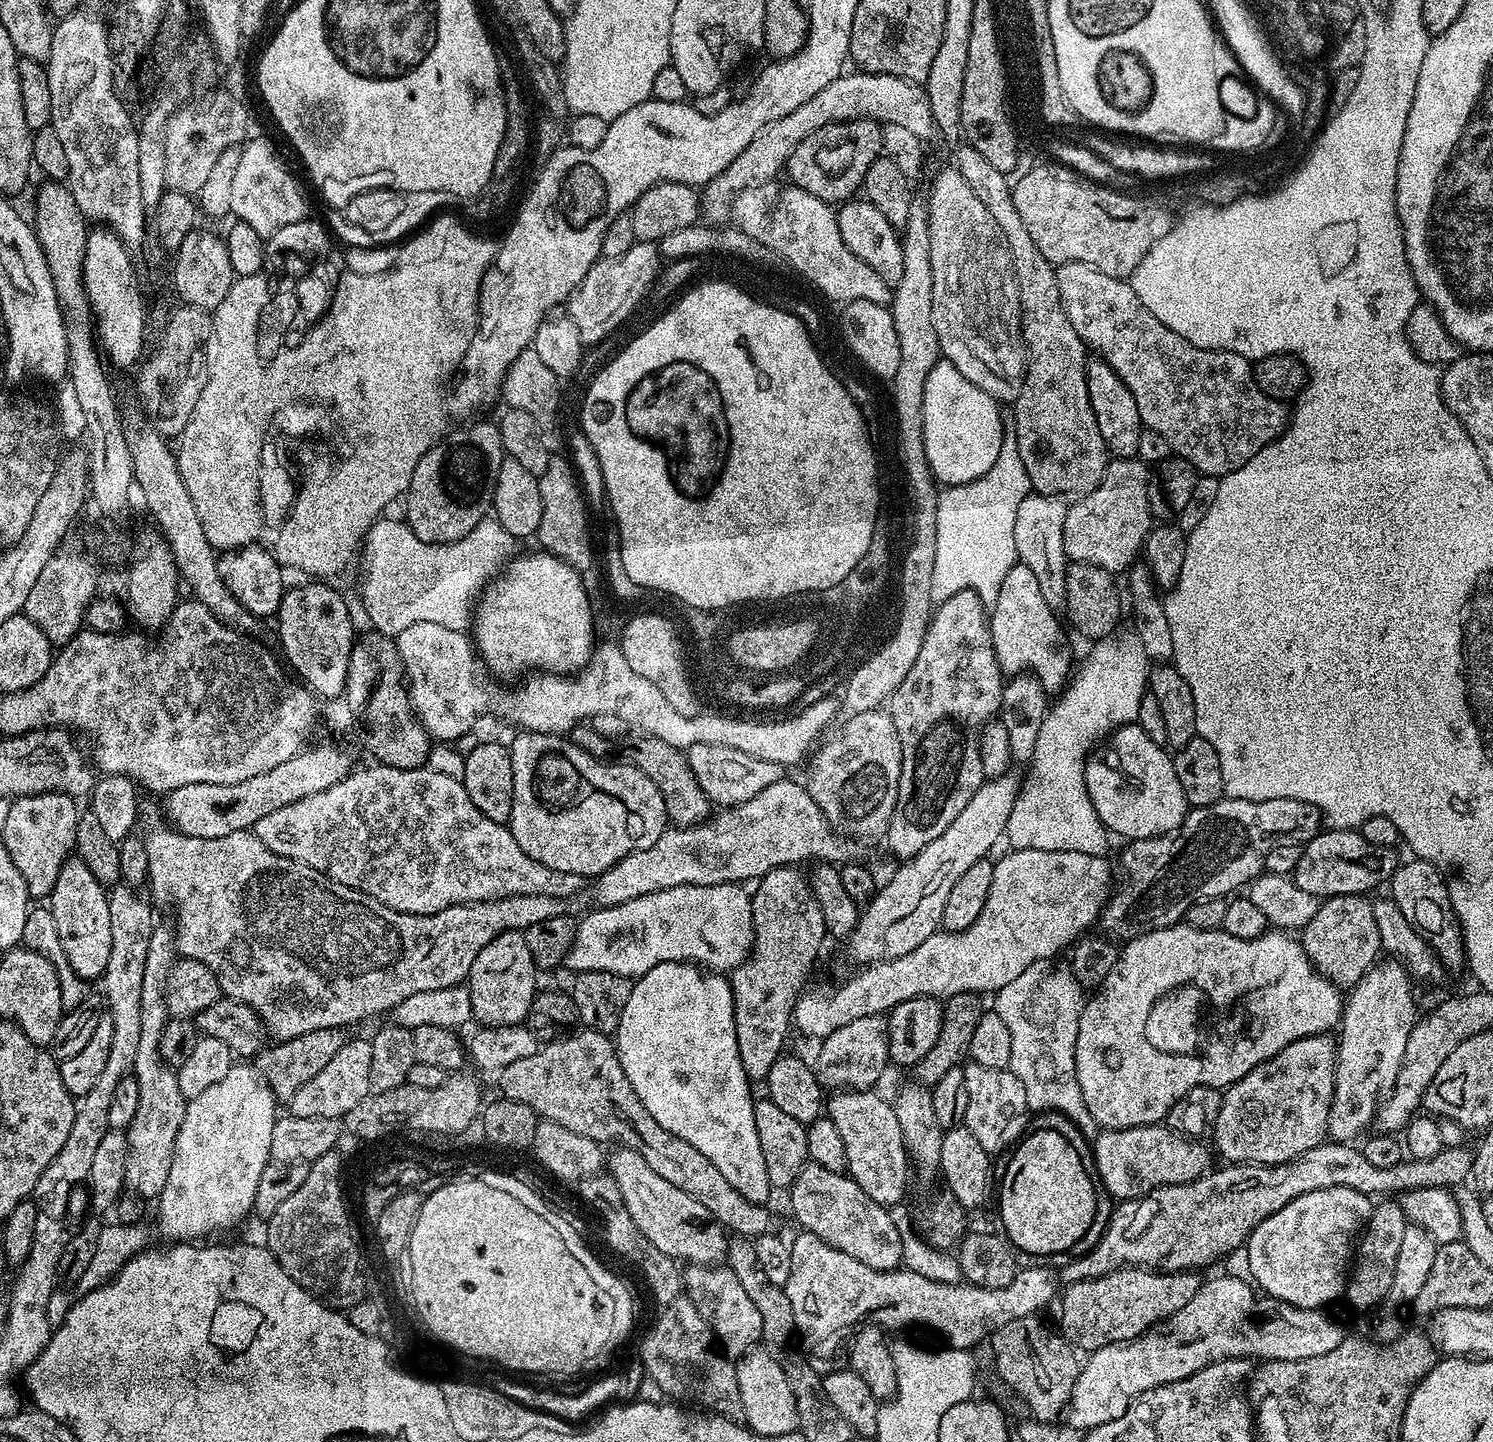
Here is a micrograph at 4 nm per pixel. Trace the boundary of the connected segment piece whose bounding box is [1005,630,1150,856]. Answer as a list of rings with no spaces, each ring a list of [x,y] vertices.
[[[1127,631],[1093,643],[1092,653],[1071,677],[1061,700],[1049,707],[1038,732],[1030,774],[1007,822],[1005,837],[1014,850],[1077,850],[1095,856],[1108,850],[1110,836],[1086,788],[1085,766],[1092,743],[1099,736],[1107,737],[1117,728],[1138,721],[1138,706],[1148,692],[1148,655],[1135,631]]]

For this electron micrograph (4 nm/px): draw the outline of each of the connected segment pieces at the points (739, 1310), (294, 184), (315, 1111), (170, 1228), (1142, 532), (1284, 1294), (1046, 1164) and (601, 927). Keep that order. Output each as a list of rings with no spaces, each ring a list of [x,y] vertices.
[[[688,1266],[683,1269],[683,1291],[688,1300],[694,1302],[698,1314],[706,1318],[712,1327],[719,1347],[729,1357],[739,1358],[745,1352],[755,1349],[762,1340],[762,1317],[758,1314],[758,1306],[754,1306],[746,1289],[738,1283],[738,1278],[726,1266]]]
[[[264,136],[251,140],[240,148],[230,193],[230,213],[267,238],[282,230],[282,226],[305,219],[309,215],[308,200],[287,162],[276,153],[275,146]]]
[[[349,1039],[342,1046],[342,1050],[338,1050],[338,1054],[334,1054],[334,1058],[330,1058],[330,1062],[326,1062],[326,1066],[322,1066],[322,1070],[318,1070],[318,1074],[314,1074],[310,1082],[306,1082],[306,1086],[302,1086],[294,1093],[290,1101],[291,1115],[298,1118],[328,1118],[339,1121],[347,1112],[354,1110],[354,1106],[358,1106],[358,1102],[362,1102],[362,1098],[366,1098],[372,1091],[371,1057],[371,1039]]]
[[[248,1062],[233,1063],[219,1082],[187,1101],[182,1130],[178,1130],[178,1142],[174,1142],[174,1158],[170,1158],[170,1175],[158,1197],[160,1209],[156,1212],[156,1224],[168,1239],[165,1241],[199,1241],[199,1236],[208,1236],[223,1224],[234,1224],[253,1211],[258,1182],[265,1179],[270,1164],[271,1139],[278,1117],[276,1107],[278,1101],[270,1086]]]
[[[1139,458],[1109,459],[1098,486],[1086,498],[1067,505],[1062,538],[1069,561],[1093,564],[1113,574],[1127,573],[1143,553],[1146,538],[1154,527],[1148,497],[1149,465]]]
[[[1334,1186],[1330,1190],[1310,1190],[1310,1194],[1302,1194],[1298,1198],[1291,1200],[1286,1206],[1282,1206],[1282,1210],[1278,1210],[1274,1214],[1267,1216],[1256,1229],[1248,1236],[1246,1245],[1250,1254],[1250,1274],[1254,1281],[1255,1287],[1261,1293],[1267,1294],[1271,1299],[1281,1300],[1287,1304],[1293,1304],[1299,1308],[1322,1308],[1332,1306],[1336,1299],[1343,1297],[1346,1292],[1346,1285],[1350,1275],[1350,1261],[1354,1256],[1354,1236],[1352,1240],[1352,1232],[1355,1234],[1363,1233],[1365,1224],[1368,1223],[1370,1214],[1374,1207],[1373,1197],[1362,1194],[1358,1190],[1350,1190],[1346,1186]]]
[[[1040,1128],[1037,1132],[1031,1132],[1011,1149],[1007,1157],[1008,1165],[1004,1168],[1004,1177],[1001,1180],[999,1177],[1000,1224],[1004,1227],[1003,1235],[1013,1249],[1021,1253],[1029,1252],[1032,1256],[1056,1256],[1059,1252],[1067,1253],[1074,1246],[1074,1242],[1078,1242],[1078,1238],[1082,1238],[1082,1234],[1090,1230],[1090,1222],[1098,1210],[1097,1185],[1089,1165],[1088,1168],[1084,1165],[1079,1150],[1062,1133],[1055,1132],[1052,1128]]]
[[[736,882],[714,886],[683,884],[670,890],[658,890],[642,898],[609,908],[597,907],[576,925],[576,937],[568,951],[566,968],[572,974],[584,971],[609,971],[627,978],[645,976],[654,966],[667,960],[679,960],[703,966],[717,974],[727,973],[748,959],[752,953],[752,902],[749,893],[743,892]]]

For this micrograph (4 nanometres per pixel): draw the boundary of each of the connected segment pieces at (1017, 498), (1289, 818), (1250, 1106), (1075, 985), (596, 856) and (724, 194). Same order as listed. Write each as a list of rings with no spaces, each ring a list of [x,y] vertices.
[[[1006,442],[998,454],[998,462],[974,482],[953,484],[939,493],[938,554],[934,554],[934,582],[930,582],[933,601],[939,602],[962,590],[976,592],[986,606],[998,598],[1002,578],[1018,563],[1014,550],[1014,518],[1022,498],[1032,492],[1026,466],[1017,463],[1016,472],[1000,472],[1018,457],[1018,446]]]
[[[1227,798],[1205,808],[1192,808],[1184,817],[1184,824],[1175,835],[1151,836],[1145,840],[1125,843],[1124,853],[1118,864],[1118,883],[1104,905],[1098,921],[1109,937],[1117,936],[1120,942],[1127,942],[1146,934],[1150,930],[1168,928],[1184,920],[1186,910],[1199,900],[1209,900],[1215,896],[1227,897],[1235,893],[1235,888],[1247,885],[1261,875],[1266,854],[1270,846],[1290,842],[1305,845],[1309,833],[1300,832],[1300,811],[1302,805],[1294,798],[1270,798],[1269,800],[1229,800]]]
[[[1328,1034],[1303,1036],[1298,1038],[1298,1042],[1290,1042],[1286,1050],[1278,1050],[1274,1058],[1254,1066],[1246,1078],[1227,1085],[1220,1098],[1218,1122],[1210,1133],[1211,1139],[1216,1139],[1215,1151],[1220,1151],[1230,1164],[1281,1164],[1325,1143],[1328,1115],[1336,1089],[1337,1045],[1337,1041]]]
[[[1039,960],[1028,966],[1022,974],[1018,974],[1012,982],[1000,988],[995,993],[994,1000],[996,1000],[994,1011],[1010,1031],[1011,1048],[1008,1069],[1026,1088],[1029,1109],[1034,1112],[1036,1110],[1062,1112],[1089,1140],[1095,1139],[1099,1135],[1100,1127],[1086,1107],[1082,1088],[1078,1086],[1076,1062],[1078,1022],[1081,1021],[1081,1010],[1086,1002],[1086,994],[1071,969],[1065,965],[1058,966],[1052,960]]]
[[[527,730],[521,731],[519,734],[521,736],[516,741],[511,741],[510,744],[512,765],[514,766],[514,806],[512,807],[510,827],[518,846],[522,846],[522,850],[526,850],[526,854],[530,854],[530,858],[542,862],[542,866],[550,866],[550,870],[562,870],[581,878],[587,878],[587,876],[595,878],[601,876],[606,870],[610,870],[610,866],[614,866],[622,858],[626,858],[638,850],[646,850],[650,846],[654,846],[654,842],[658,842],[664,829],[669,827],[666,802],[662,798],[658,786],[654,786],[654,782],[650,778],[646,778],[646,774],[642,774],[642,770],[638,770],[633,764],[627,762],[607,764],[606,761],[591,756],[586,749],[579,748],[574,741],[568,740],[572,738],[564,734],[529,732]]]
[[[863,70],[850,72],[834,78],[830,86],[818,90],[814,98],[802,102],[802,106],[798,106],[798,110],[794,110],[791,114],[786,114],[786,118],[778,118],[778,122],[770,122],[770,126],[763,128],[758,138],[754,138],[754,142],[750,142],[750,146],[746,146],[746,150],[742,150],[742,154],[738,154],[738,158],[734,158],[734,162],[726,166],[726,170],[722,170],[722,174],[714,177],[709,184],[703,185],[700,207],[703,219],[709,225],[723,225],[727,221],[724,219],[732,216],[732,204],[736,201],[739,192],[752,188],[756,184],[775,181],[779,177],[776,175],[779,172],[781,175],[785,171],[790,154],[800,143],[810,134],[814,134],[814,130],[822,130],[822,126],[827,124],[867,118],[881,125],[906,126],[906,130],[918,134],[918,138],[925,142],[931,141],[931,136],[937,135],[928,91],[921,81],[898,78],[894,74],[881,72]]]

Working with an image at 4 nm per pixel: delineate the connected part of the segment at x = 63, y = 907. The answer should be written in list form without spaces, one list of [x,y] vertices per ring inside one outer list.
[[[70,858],[62,870],[58,870],[58,882],[54,882],[50,907],[70,966],[74,966],[74,972],[84,980],[99,981],[106,970],[106,962],[110,962],[110,906],[105,885],[90,874],[86,862]]]

